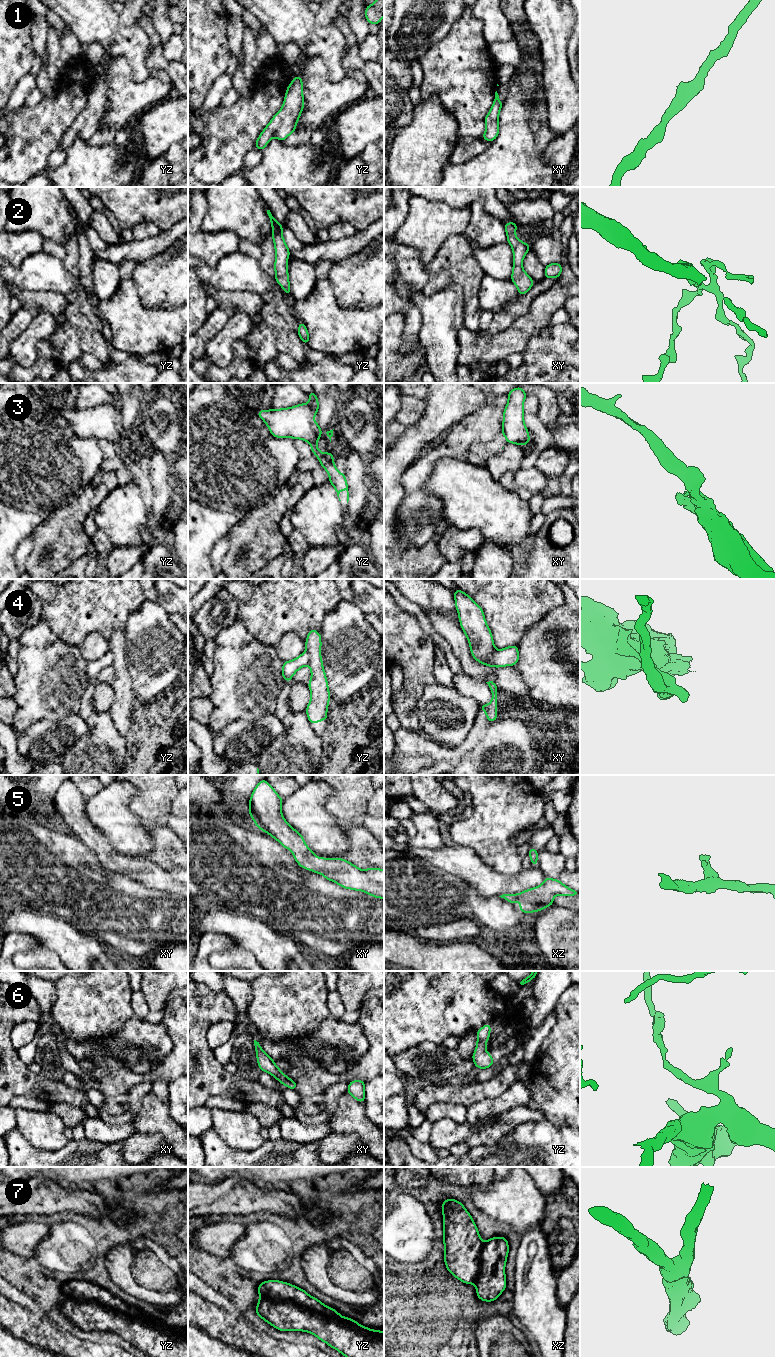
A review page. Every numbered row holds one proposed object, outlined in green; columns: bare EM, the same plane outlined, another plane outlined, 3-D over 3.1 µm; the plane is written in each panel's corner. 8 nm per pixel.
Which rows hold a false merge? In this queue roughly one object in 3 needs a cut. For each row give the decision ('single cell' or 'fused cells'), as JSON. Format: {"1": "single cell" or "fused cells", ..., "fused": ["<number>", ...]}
{"1": "single cell", "2": "single cell", "3": "fused cells", "4": "fused cells", "5": "single cell", "6": "single cell", "7": "fused cells", "fused": ["3", "4", "7"]}

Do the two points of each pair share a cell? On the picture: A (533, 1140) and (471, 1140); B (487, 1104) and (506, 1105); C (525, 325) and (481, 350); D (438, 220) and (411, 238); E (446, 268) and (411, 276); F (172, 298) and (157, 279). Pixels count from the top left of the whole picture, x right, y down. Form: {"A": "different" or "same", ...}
{"A": "different", "B": "same", "C": "same", "D": "same", "E": "different", "F": "same"}

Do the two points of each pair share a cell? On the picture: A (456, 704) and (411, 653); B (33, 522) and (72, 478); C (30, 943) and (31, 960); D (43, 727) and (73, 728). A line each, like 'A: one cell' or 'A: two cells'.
A: two cells
B: two cells
C: two cells
D: one cell

